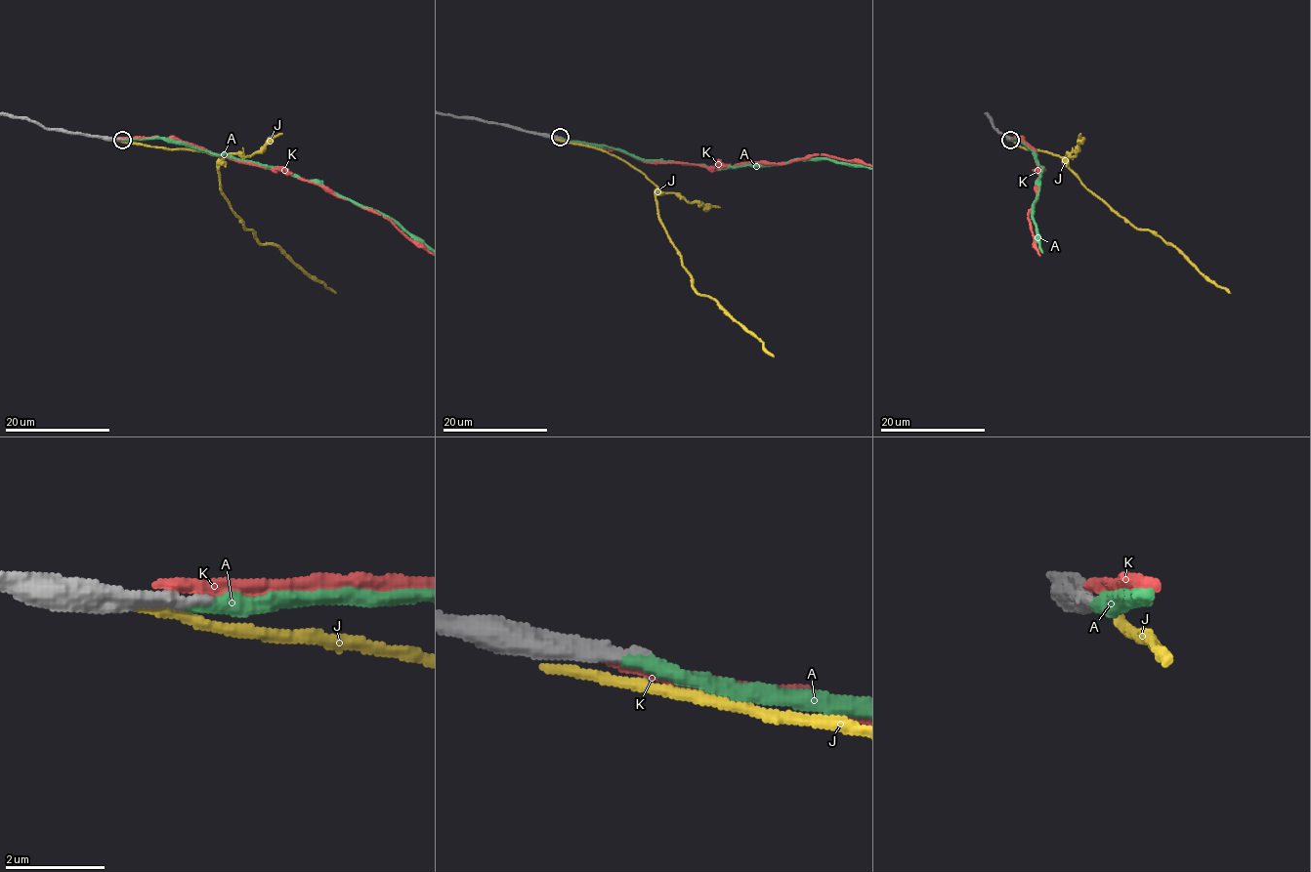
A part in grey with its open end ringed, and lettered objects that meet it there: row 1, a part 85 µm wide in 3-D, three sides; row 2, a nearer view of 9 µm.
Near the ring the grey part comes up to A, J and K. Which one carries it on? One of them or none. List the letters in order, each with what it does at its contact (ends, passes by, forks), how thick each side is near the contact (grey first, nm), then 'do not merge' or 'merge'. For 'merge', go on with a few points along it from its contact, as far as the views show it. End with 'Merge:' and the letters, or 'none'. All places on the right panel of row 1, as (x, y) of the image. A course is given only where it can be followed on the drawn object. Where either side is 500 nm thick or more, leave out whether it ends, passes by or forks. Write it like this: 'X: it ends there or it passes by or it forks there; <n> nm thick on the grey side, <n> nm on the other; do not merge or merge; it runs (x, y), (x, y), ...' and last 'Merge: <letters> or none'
A: it ends there; 320 nm thick on the grey side, 280 nm on the other; merge
J: it ends there; 400 nm thick on the grey side, 240 nm on the other; do not merge
K: it ends there; 400 nm thick on the grey side, 300 nm on the other; do not merge
Merge: A

